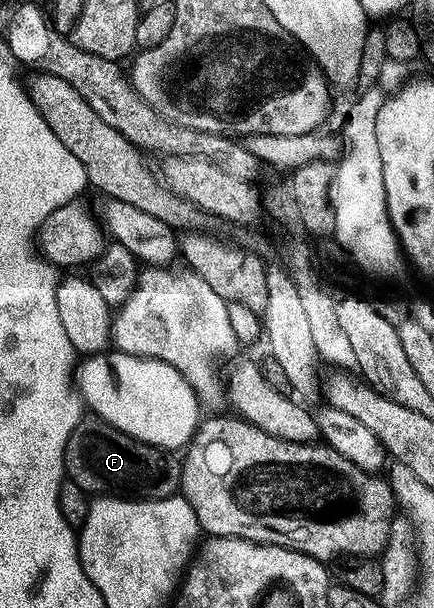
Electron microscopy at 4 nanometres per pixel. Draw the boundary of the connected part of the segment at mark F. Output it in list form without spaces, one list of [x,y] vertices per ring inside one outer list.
[[[96,416],[82,417],[69,434],[65,449],[65,472],[68,481],[79,484],[90,496],[120,496],[122,498],[171,498],[181,488],[181,458],[176,453],[149,446],[138,438],[127,436],[119,428]]]

